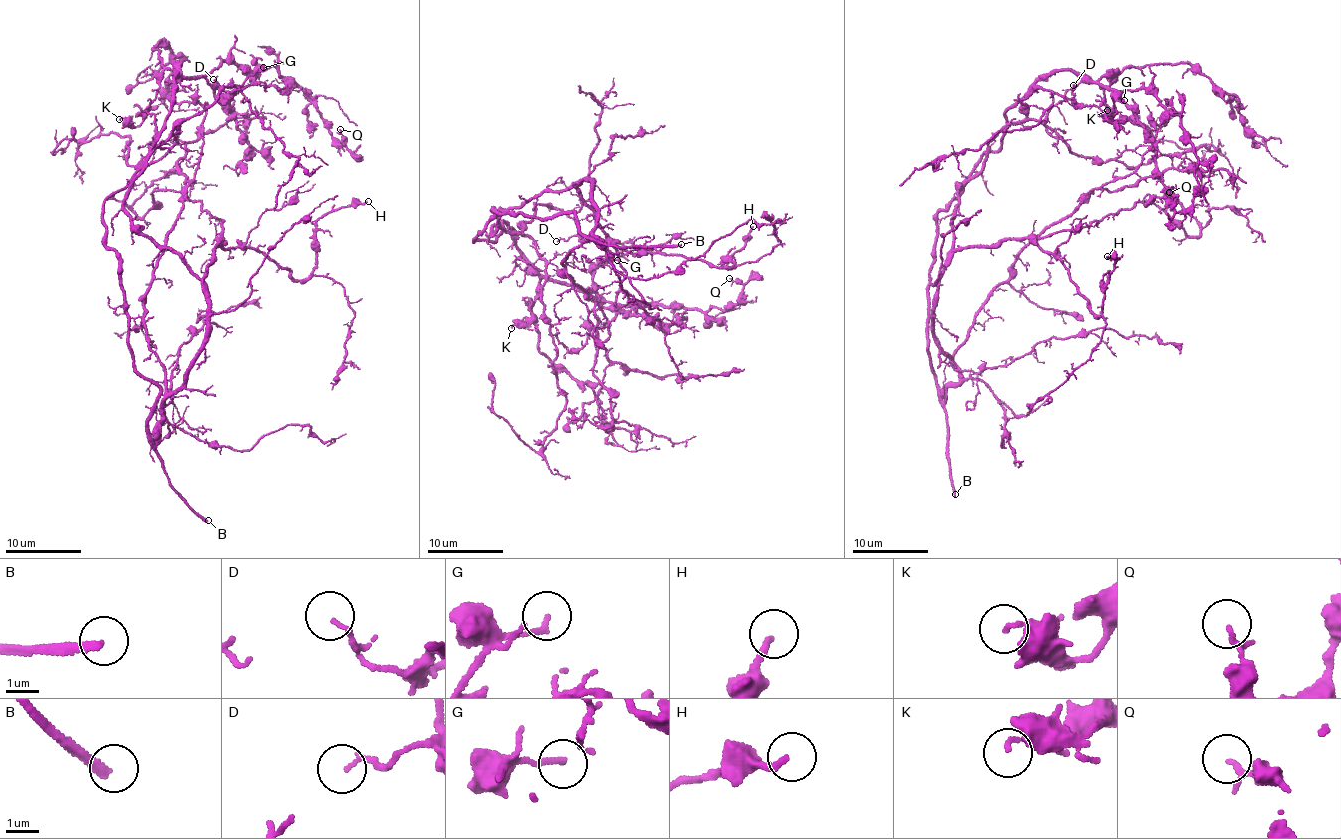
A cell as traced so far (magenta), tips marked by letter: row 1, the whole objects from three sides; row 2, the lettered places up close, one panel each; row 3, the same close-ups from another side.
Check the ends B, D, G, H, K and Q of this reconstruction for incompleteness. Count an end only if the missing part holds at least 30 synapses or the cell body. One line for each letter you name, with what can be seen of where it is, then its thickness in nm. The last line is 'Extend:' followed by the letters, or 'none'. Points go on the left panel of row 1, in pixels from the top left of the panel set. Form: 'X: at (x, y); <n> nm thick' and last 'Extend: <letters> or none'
B: at (208, 520); 220 nm thick
Extend: B

